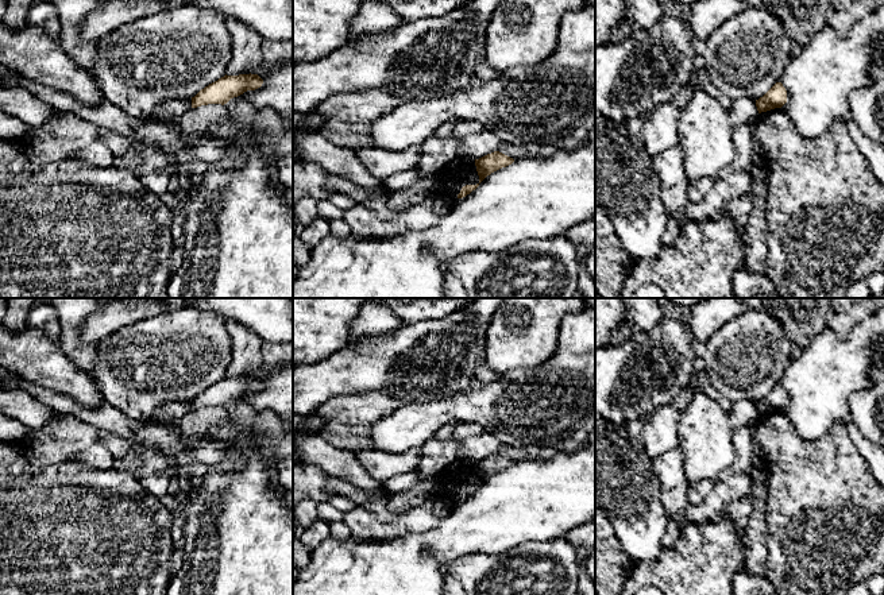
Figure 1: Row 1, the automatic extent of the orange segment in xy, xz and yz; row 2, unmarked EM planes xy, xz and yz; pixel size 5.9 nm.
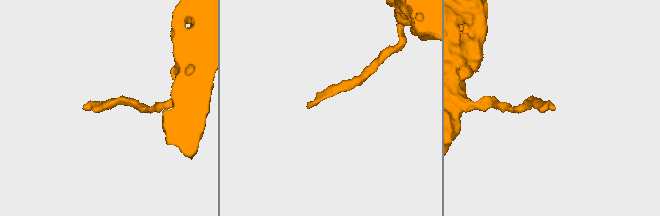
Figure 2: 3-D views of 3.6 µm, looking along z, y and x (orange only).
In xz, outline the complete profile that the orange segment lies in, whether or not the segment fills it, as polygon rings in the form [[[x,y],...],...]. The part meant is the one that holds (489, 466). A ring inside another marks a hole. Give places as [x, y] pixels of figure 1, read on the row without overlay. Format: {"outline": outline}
{"outline": [[[494,453],[491,456],[487,456],[479,461],[475,461],[476,474],[479,478],[479,486],[491,475],[506,470],[514,464],[513,460],[499,455]]]}

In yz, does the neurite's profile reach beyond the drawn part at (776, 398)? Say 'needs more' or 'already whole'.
already whole

